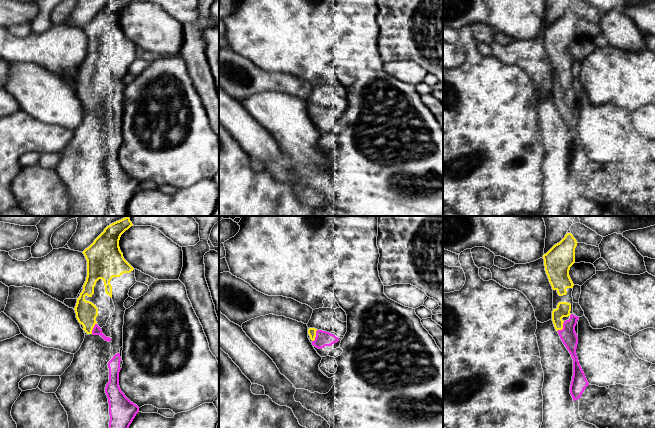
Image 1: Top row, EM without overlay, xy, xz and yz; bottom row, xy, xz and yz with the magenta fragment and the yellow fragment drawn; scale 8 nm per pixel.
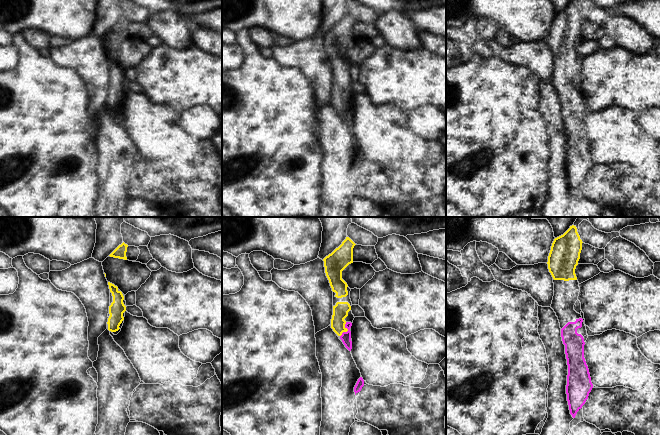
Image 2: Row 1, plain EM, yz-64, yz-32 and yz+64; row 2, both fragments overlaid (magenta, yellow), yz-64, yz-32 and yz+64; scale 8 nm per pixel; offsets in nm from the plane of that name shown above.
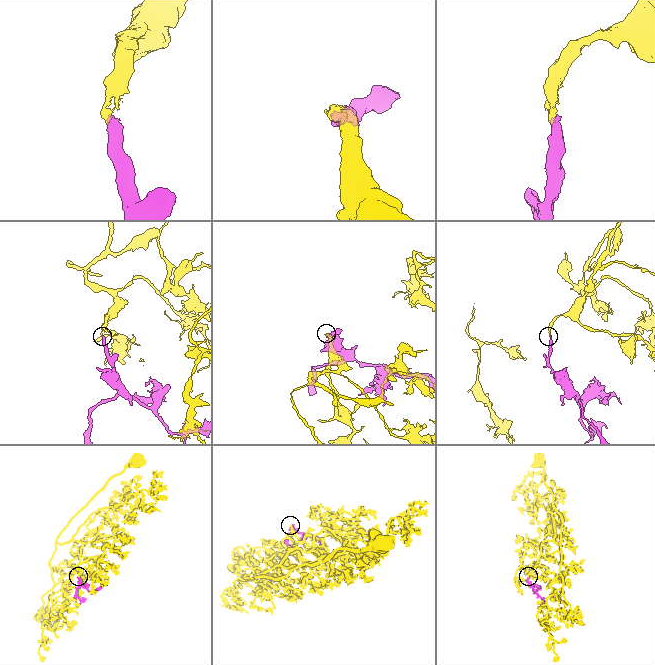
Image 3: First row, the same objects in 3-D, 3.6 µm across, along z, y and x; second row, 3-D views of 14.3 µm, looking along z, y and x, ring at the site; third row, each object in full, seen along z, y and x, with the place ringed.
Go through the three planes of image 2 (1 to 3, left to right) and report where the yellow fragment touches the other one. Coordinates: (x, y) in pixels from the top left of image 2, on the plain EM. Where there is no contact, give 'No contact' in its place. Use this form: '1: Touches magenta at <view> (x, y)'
1: No contact
2: Touches magenta at yz-32 (348, 106)
3: No contact

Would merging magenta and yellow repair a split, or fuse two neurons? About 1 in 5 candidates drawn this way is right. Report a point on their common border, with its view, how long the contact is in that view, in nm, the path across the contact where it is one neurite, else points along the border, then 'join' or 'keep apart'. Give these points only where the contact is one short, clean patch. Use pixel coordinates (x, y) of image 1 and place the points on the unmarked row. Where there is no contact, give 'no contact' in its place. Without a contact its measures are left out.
meets magenta in yz at (563, 103); contact 110 nm long; runs through yz (568, 111), (563, 103), (559, 99), (563, 85); join

